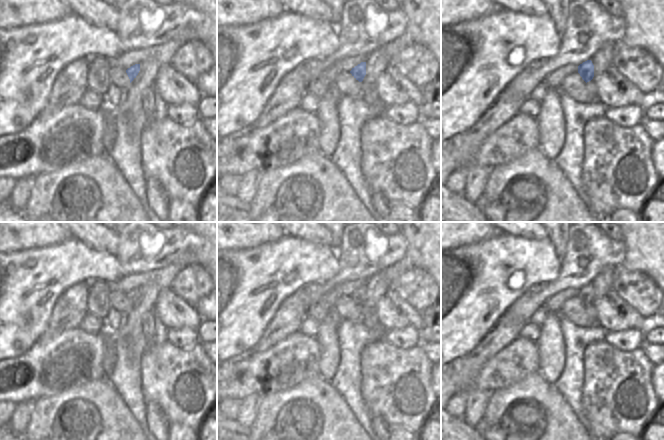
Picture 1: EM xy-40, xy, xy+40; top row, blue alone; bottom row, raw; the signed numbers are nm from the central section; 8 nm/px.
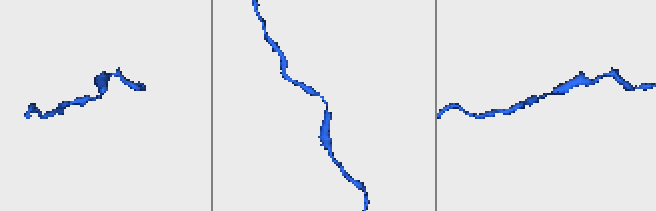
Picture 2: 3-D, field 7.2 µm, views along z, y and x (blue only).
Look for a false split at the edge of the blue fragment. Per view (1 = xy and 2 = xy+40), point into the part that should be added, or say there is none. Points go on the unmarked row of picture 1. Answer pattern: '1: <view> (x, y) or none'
1: none
2: none

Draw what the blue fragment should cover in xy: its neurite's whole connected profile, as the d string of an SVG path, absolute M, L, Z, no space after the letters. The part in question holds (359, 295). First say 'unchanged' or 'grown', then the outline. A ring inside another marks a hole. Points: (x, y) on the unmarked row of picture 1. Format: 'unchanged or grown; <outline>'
unchanged; M361 286L360 288L352 292L350 297L356 304L362 306L366 299L366 286Z

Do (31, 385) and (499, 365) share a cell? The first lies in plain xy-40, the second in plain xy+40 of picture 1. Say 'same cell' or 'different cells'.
same cell

